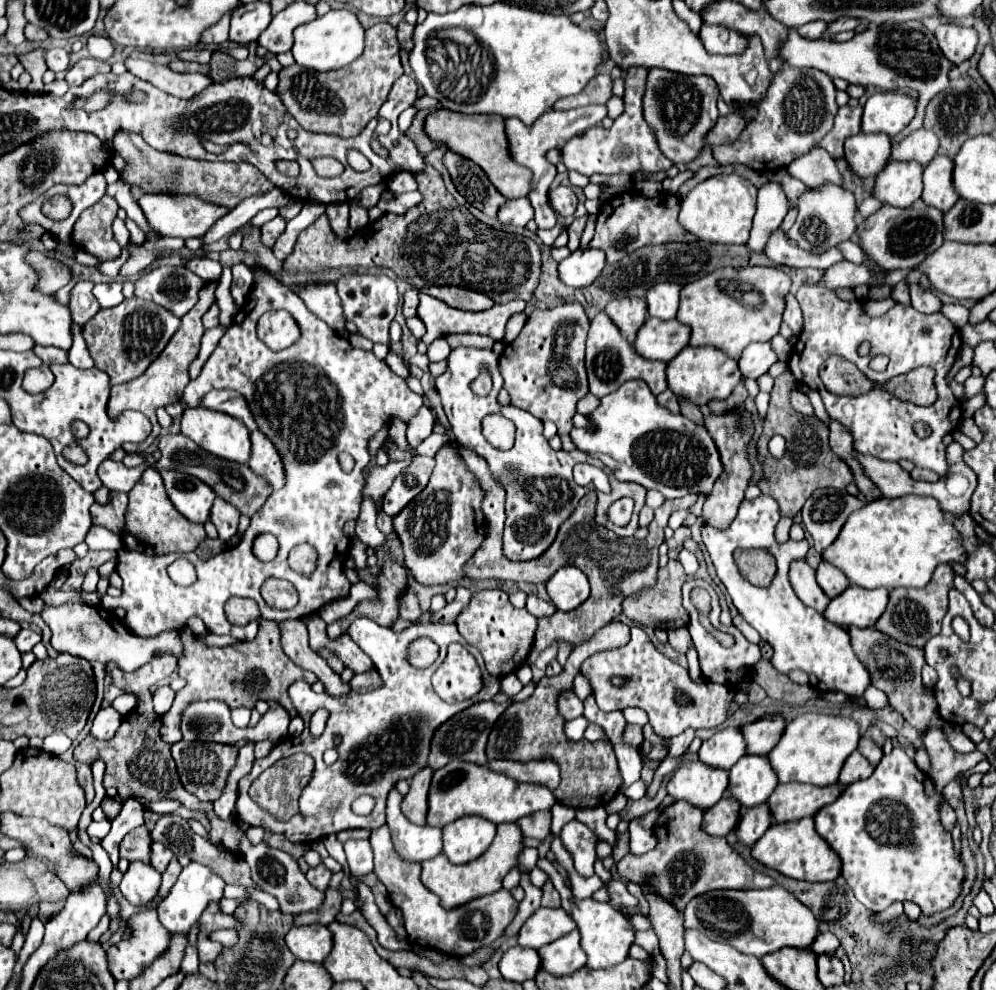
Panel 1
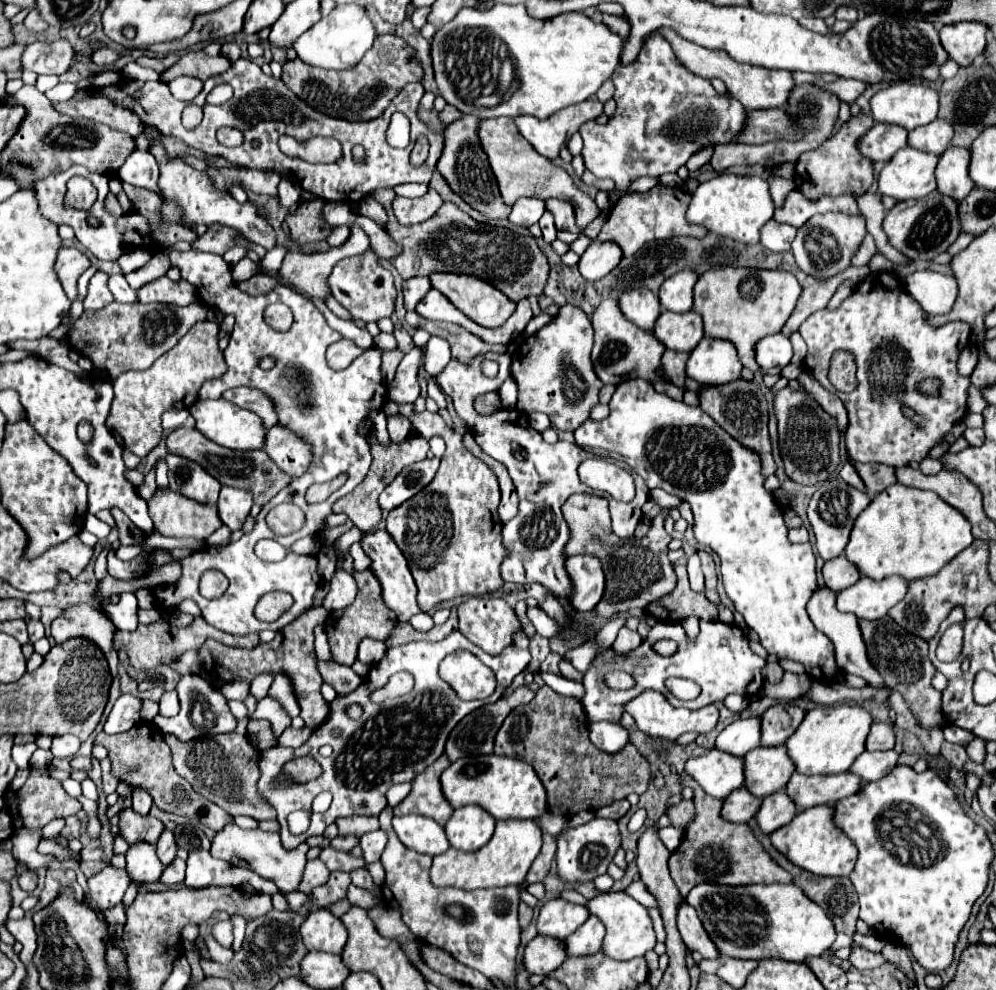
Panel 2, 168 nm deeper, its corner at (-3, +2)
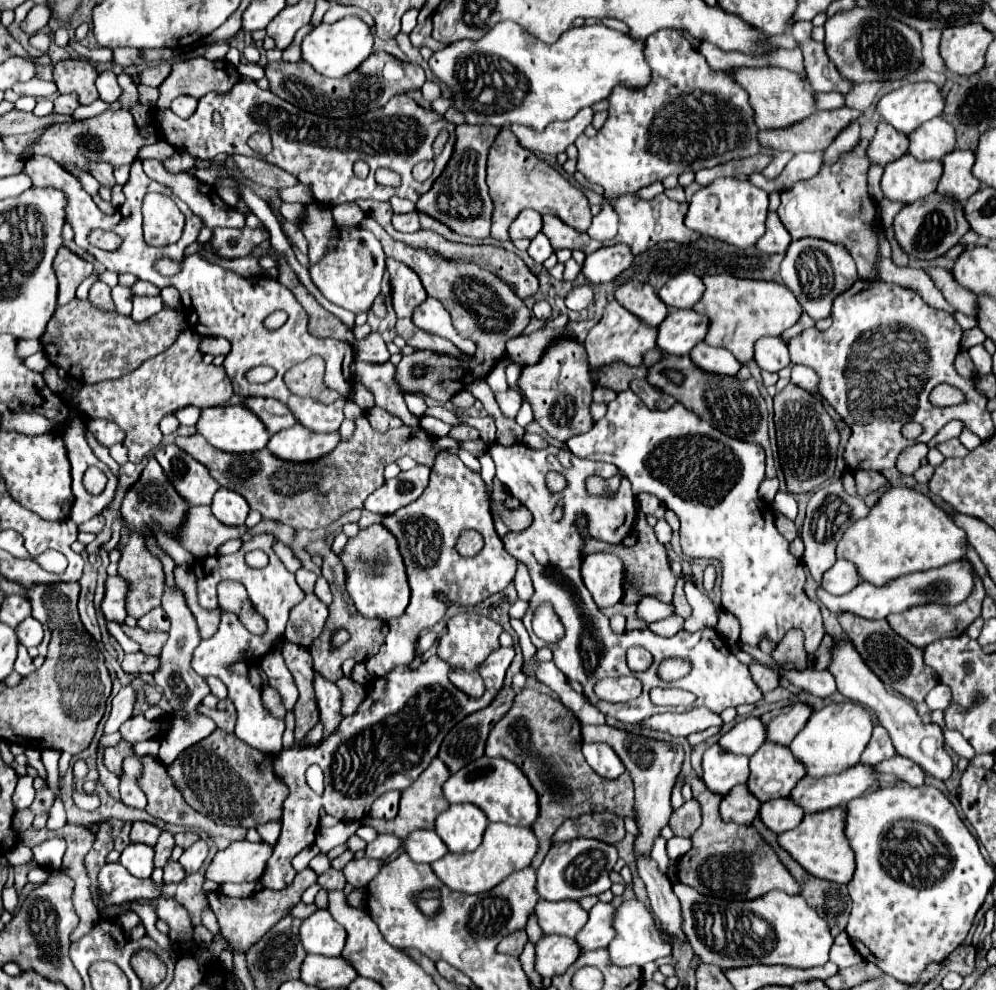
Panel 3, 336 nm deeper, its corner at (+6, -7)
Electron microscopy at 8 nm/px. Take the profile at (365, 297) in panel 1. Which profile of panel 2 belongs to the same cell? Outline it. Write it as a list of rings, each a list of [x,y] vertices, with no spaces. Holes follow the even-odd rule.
[[[367,248],[367,252],[363,252],[359,256],[339,260],[339,264],[335,264],[335,268],[331,272],[329,288],[335,296],[335,300],[345,310],[349,310],[349,314],[353,318],[359,318],[363,322],[377,322],[383,316],[391,316],[391,312],[395,310],[397,292],[395,292],[393,276],[389,270],[385,270],[379,264],[379,256],[375,254],[373,248]]]

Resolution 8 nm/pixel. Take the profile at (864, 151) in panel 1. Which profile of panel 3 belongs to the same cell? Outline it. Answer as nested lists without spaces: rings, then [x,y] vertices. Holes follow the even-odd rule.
[[[880,123],[866,149],[866,155],[870,163],[884,167],[890,161],[902,157],[906,151],[908,151],[908,137],[898,133],[892,125]]]

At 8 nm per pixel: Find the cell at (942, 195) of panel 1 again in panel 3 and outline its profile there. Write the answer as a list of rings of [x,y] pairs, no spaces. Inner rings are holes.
[[[954,149],[942,159],[942,163],[944,163],[944,171],[938,183],[938,193],[950,195],[958,203],[966,203],[968,197],[980,189],[978,179],[972,177],[970,173],[974,165],[974,151]]]

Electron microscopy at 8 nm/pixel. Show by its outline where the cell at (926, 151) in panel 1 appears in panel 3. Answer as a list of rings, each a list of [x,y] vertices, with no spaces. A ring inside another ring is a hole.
[[[936,117],[934,121],[926,121],[926,125],[920,125],[914,133],[908,135],[910,147],[908,153],[916,159],[942,159],[946,153],[954,151],[956,147],[956,133],[954,127],[942,117]]]

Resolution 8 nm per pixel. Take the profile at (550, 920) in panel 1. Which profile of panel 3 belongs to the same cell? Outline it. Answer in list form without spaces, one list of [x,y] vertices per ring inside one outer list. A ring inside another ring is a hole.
[[[540,901],[534,913],[544,935],[574,937],[588,921],[588,913],[576,901]]]

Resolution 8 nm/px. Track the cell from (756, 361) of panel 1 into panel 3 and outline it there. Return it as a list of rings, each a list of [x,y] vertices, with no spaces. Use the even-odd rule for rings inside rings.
[[[762,337],[754,349],[756,349],[756,363],[762,371],[776,373],[790,365],[786,343],[780,337]]]

